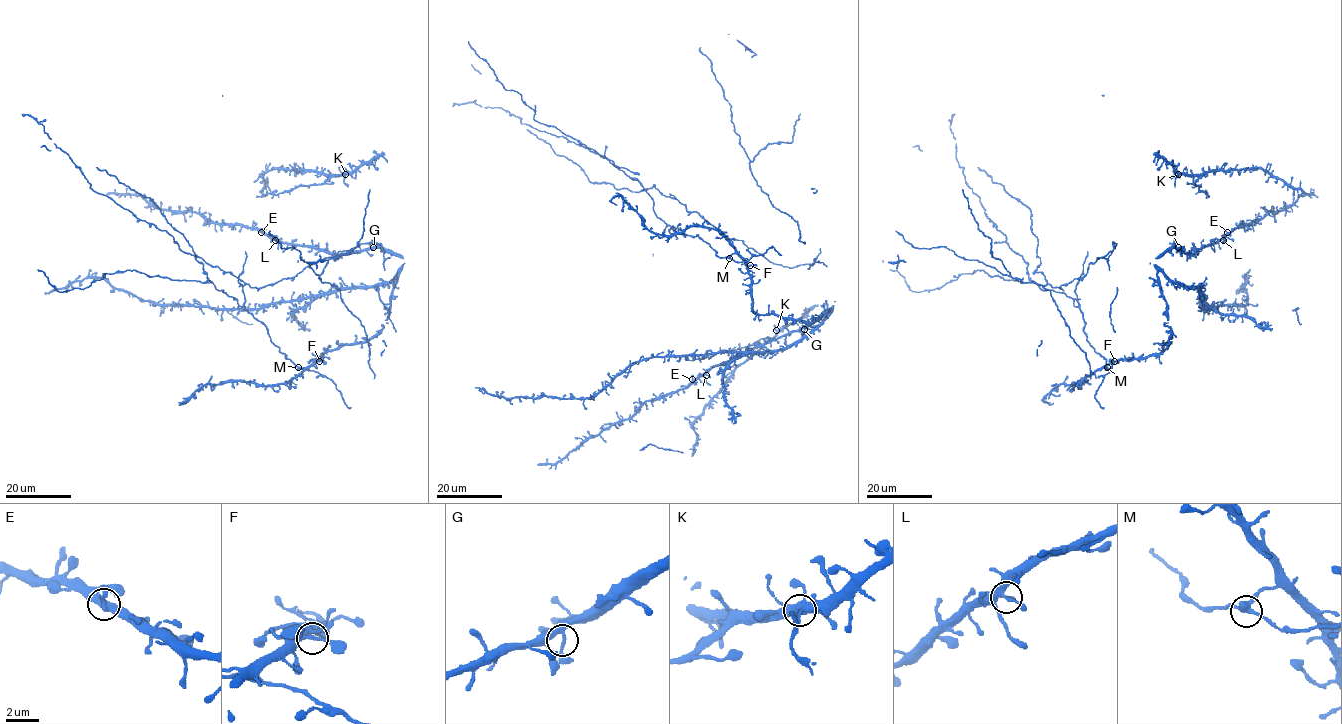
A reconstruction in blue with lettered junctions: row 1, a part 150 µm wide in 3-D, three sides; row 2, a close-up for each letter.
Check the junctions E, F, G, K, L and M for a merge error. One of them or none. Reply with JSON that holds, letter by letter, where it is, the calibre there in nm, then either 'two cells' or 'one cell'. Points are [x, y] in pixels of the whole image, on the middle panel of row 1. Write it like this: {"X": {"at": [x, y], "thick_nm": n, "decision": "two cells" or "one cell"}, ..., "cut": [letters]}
{"E": {"at": [692, 379], "thick_nm": 300, "decision": "one cell"}, "F": {"at": [750, 265], "thick_nm": 220, "decision": "one cell"}, "G": {"at": [804, 329], "thick_nm": 240, "decision": "one cell"}, "K": {"at": [776, 330], "thick_nm": 280, "decision": "two cells"}, "L": {"at": [706, 375], "thick_nm": 220, "decision": "one cell"}, "M": {"at": [729, 258], "thick_nm": 320, "decision": "one cell"}, "cut": ["K"]}

